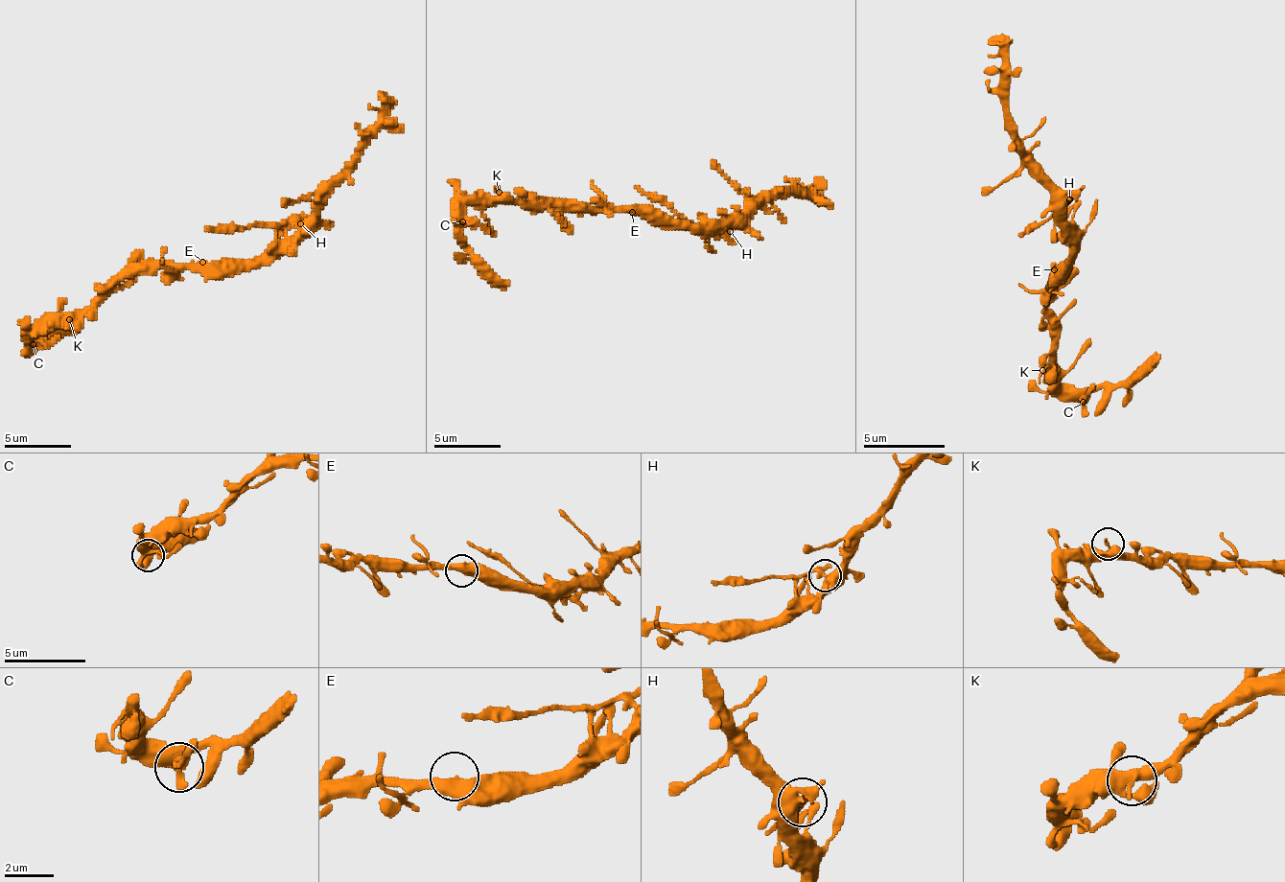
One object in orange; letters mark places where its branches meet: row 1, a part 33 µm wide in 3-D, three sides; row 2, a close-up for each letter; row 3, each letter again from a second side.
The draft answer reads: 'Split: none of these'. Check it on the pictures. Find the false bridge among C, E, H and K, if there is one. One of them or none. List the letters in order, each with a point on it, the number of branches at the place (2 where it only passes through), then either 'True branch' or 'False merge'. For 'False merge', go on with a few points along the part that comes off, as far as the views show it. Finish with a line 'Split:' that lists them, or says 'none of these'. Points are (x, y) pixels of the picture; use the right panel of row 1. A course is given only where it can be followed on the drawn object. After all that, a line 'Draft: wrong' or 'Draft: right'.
C: Place: (1083, 402). Branches: 3. True branch
E: Place: (1054, 269). Branches: 2. True branch
H: Place: (1069, 199). Branches: 3. False merge. Course of the part to remove: (1071, 201), (1017, 237)
K: Place: (1042, 370). Branches: 2. True branch
Split: H
Draft: wrong

